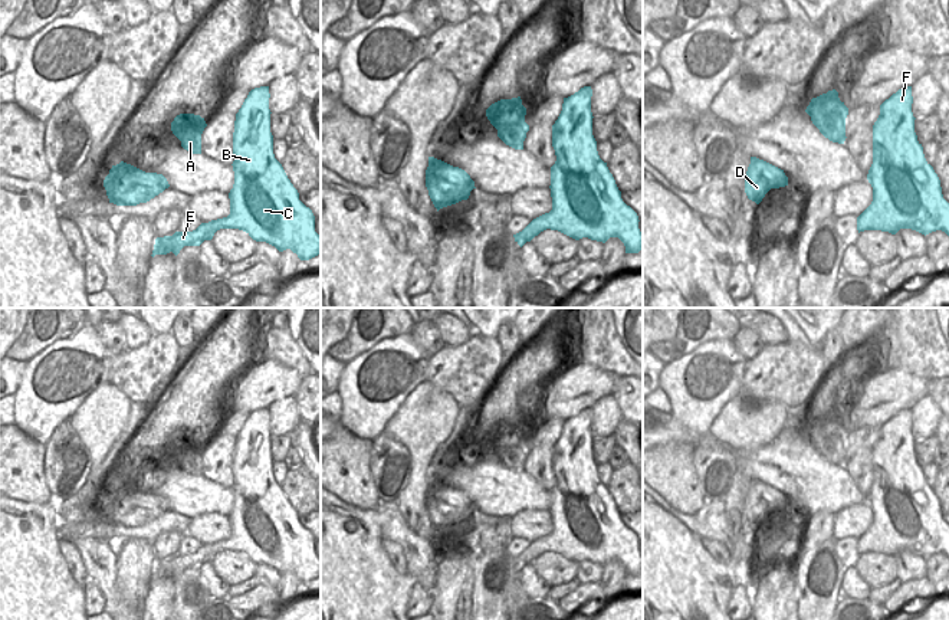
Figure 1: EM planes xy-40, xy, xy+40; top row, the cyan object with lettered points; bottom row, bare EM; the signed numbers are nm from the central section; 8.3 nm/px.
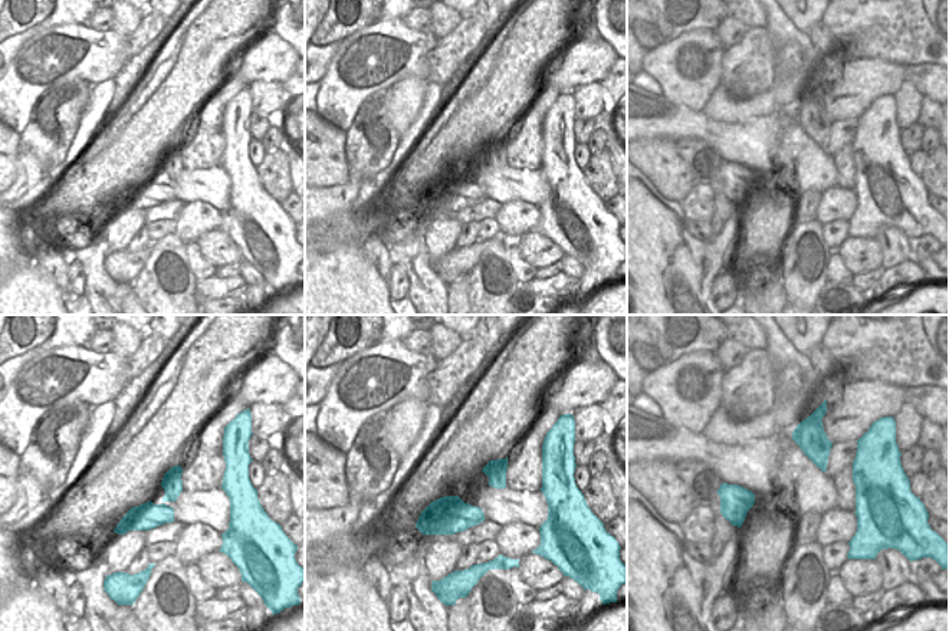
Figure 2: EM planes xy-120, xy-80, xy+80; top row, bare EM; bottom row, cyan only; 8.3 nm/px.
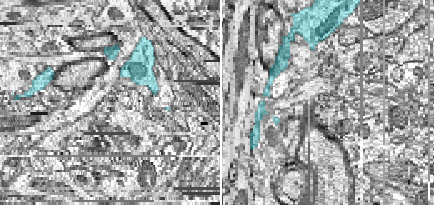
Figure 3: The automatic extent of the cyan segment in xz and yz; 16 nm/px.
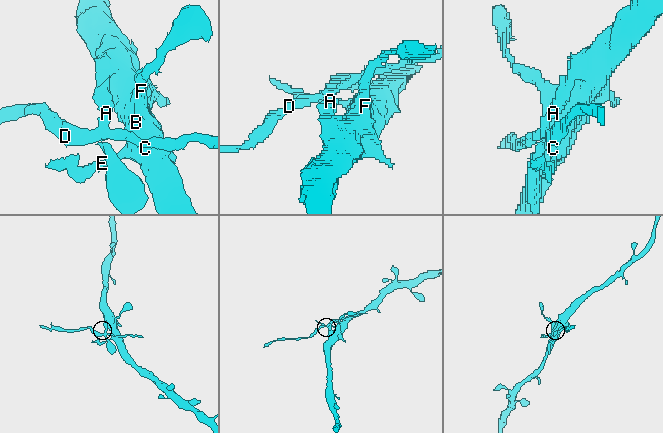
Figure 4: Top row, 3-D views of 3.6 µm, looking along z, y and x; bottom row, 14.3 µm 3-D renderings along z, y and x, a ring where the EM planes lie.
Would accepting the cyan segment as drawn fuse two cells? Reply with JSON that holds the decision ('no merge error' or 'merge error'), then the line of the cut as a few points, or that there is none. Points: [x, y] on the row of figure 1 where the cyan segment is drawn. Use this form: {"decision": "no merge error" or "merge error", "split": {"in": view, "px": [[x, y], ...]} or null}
{"decision": "merge error", "split": {"in": "xy-40", "px": [[204, 121], [190, 130], [173, 131]]}}

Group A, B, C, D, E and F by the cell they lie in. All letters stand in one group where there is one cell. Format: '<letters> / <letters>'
A D / B C E F

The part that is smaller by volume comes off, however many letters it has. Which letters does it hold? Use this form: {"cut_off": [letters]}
{"cut_off": ["A", "D"]}

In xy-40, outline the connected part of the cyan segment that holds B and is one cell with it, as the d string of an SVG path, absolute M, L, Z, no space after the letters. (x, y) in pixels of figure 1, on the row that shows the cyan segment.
M269 86L255 88L249 92L236 114L233 132L233 171L234 184L229 193L230 214L223 219L201 223L193 232L175 232L173 236L157 237L152 257L173 252L175 256L184 246L200 246L211 240L220 229L239 229L256 242L266 242L279 252L290 249L301 260L309 260L321 253L321 236L315 232L315 216L299 200L299 193L288 178L282 164L273 154L273 135L270 132Z

